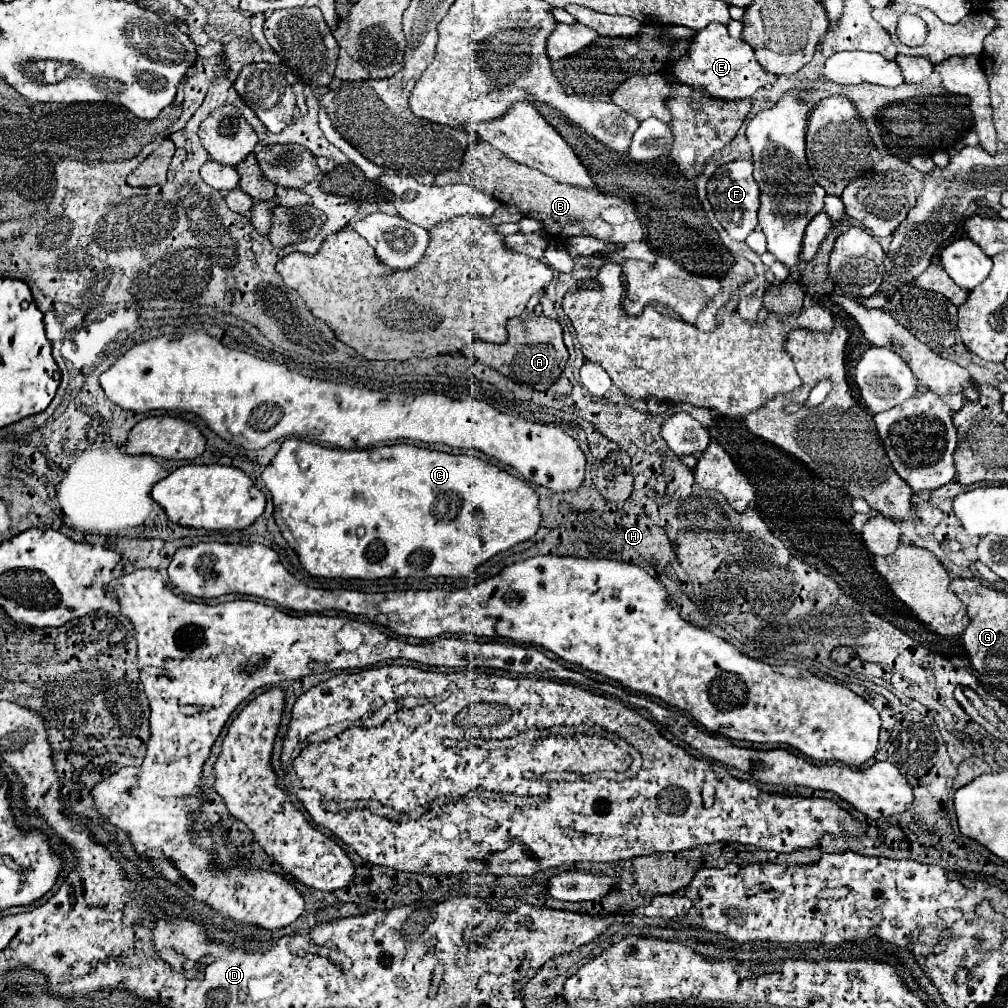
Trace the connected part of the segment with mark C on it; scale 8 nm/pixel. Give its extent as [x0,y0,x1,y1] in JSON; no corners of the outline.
[262,439,540,579]

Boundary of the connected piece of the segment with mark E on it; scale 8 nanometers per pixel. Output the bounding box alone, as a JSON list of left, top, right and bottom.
[672,23,778,99]

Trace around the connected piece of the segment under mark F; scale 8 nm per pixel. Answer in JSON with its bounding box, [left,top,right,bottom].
[708,159,760,241]

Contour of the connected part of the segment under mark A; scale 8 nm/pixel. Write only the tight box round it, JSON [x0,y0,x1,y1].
[470,311,568,391]

